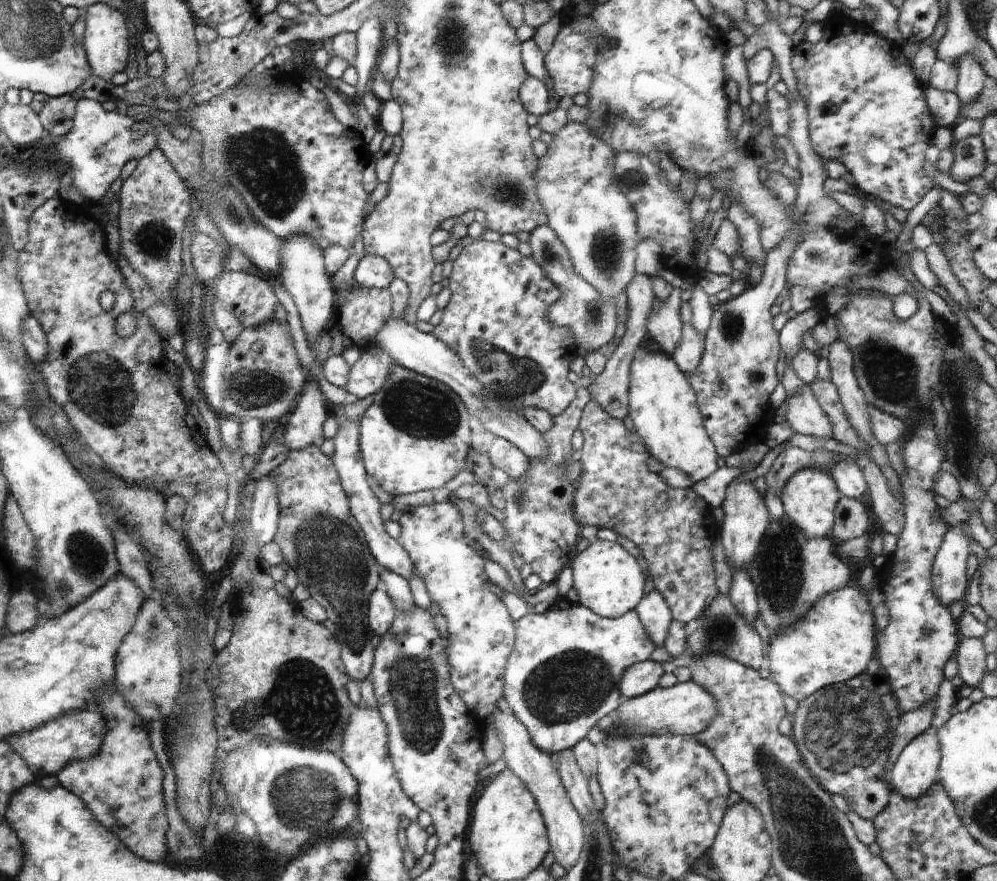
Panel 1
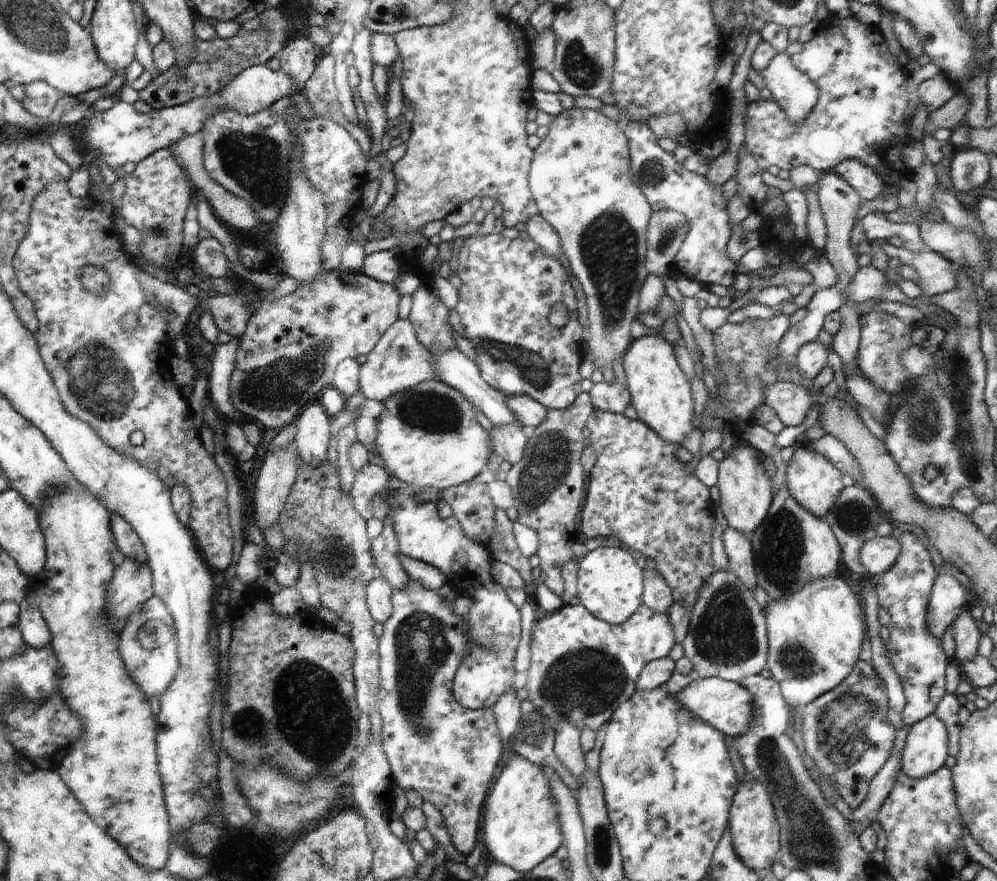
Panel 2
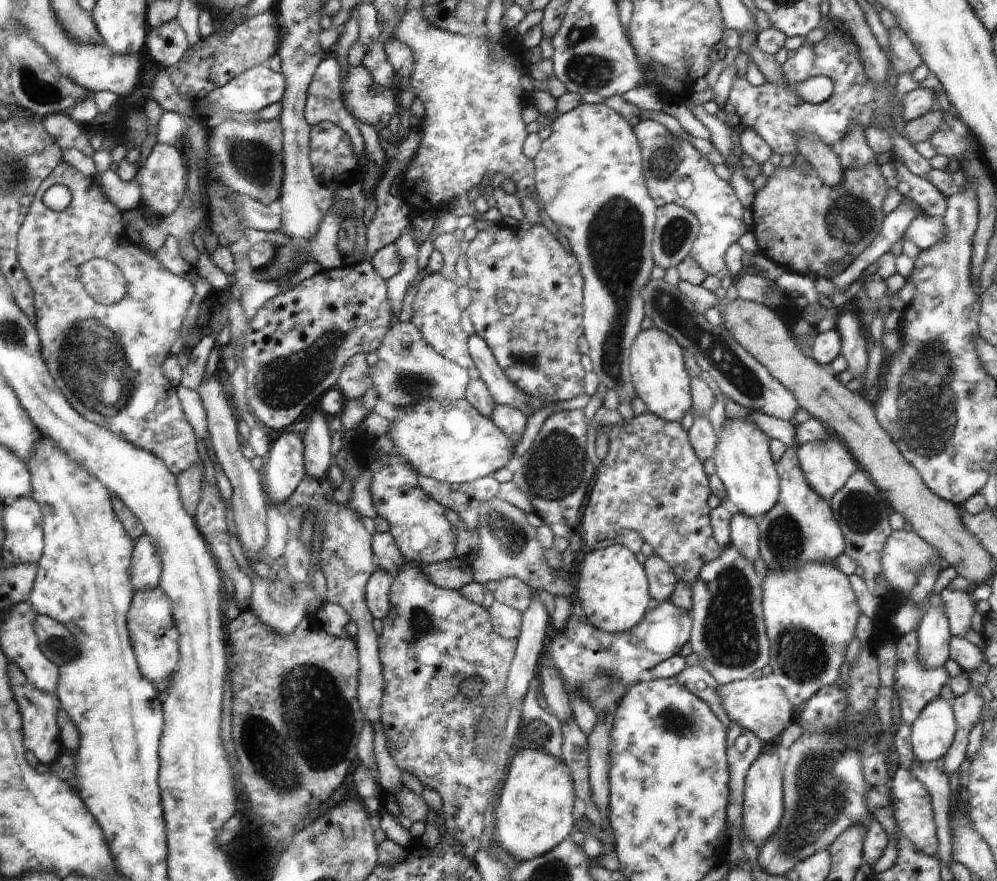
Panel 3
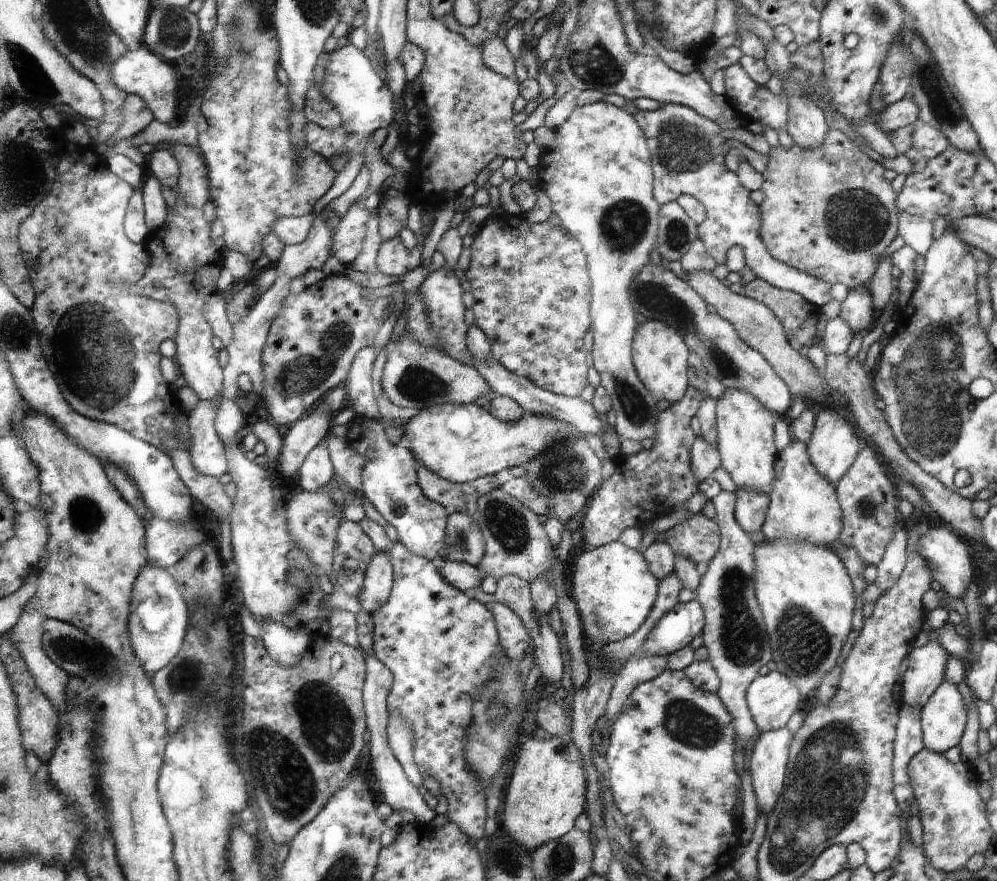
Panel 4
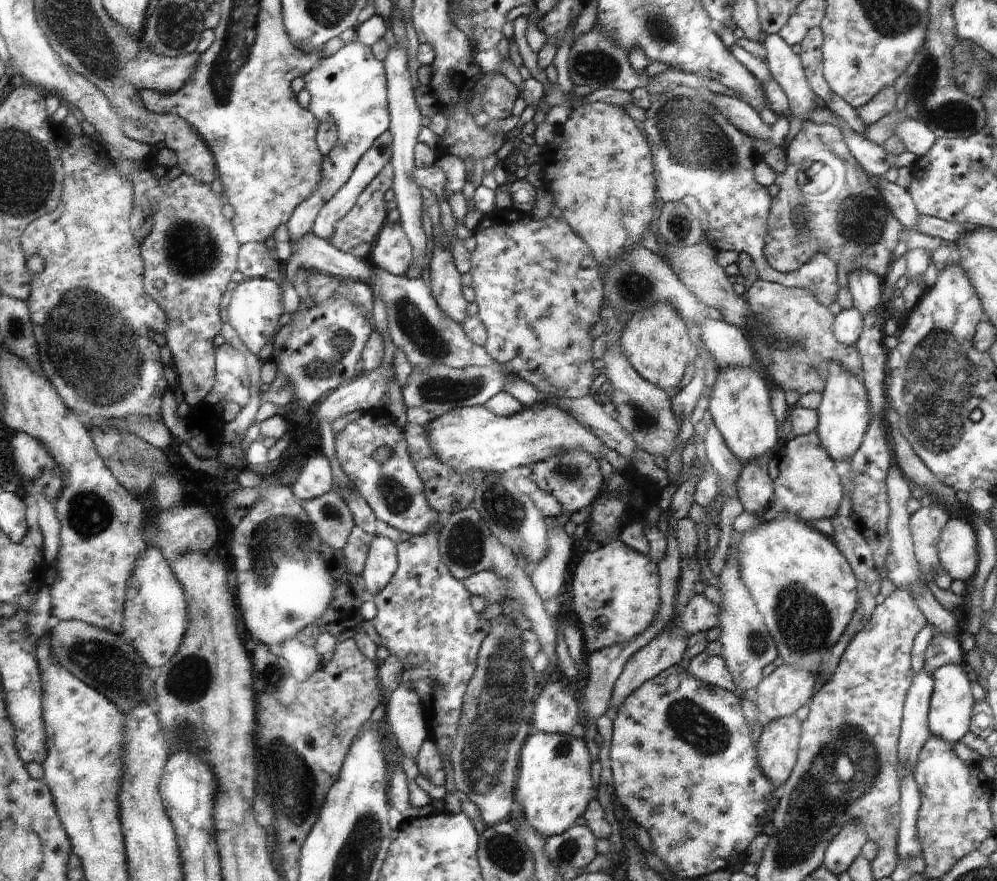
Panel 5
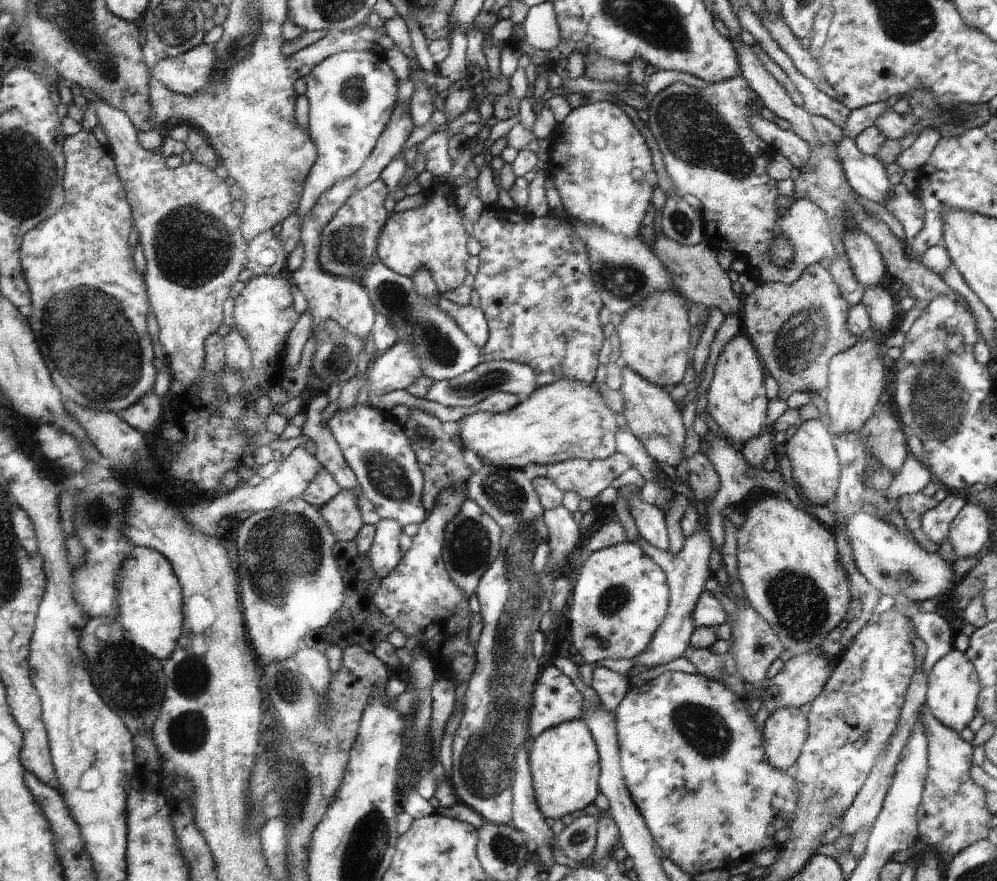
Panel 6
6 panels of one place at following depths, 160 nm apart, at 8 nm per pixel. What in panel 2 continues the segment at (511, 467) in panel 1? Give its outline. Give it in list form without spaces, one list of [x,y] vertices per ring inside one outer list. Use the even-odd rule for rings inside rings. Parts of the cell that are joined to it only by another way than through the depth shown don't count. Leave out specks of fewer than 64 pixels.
[[[494,425],[491,429],[493,450],[500,460],[517,463],[527,448],[527,435],[520,425]]]

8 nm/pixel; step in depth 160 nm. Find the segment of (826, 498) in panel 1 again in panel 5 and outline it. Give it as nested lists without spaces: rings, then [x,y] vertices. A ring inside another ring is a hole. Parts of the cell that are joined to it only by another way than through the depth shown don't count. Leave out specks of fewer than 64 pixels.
[[[827,361],[825,387],[817,408],[818,424],[815,431],[821,445],[829,457],[836,463],[850,459],[863,441],[869,425],[869,394],[860,375],[856,376],[845,369],[838,361]]]

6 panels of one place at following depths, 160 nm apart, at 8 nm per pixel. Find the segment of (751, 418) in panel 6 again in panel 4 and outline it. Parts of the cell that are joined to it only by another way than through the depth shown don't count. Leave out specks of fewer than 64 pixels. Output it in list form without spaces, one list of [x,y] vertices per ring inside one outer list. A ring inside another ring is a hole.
[[[729,388],[725,389],[722,396],[716,398],[717,420],[717,451],[722,468],[730,474],[737,490],[742,487],[748,490],[761,490],[769,494],[774,486],[774,460],[776,460],[776,446],[774,446],[774,413],[765,407],[755,395],[750,392]]]

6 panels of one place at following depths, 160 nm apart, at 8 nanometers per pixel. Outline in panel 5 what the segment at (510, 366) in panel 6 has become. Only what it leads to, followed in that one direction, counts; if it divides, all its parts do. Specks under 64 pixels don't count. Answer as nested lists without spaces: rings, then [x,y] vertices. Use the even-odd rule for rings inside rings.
[[[496,362],[488,367],[467,366],[463,369],[448,365],[432,365],[426,369],[413,367],[408,385],[401,389],[401,392],[403,402],[408,408],[424,408],[437,417],[452,409],[483,405],[495,394],[506,390],[506,386],[511,385],[517,378],[519,376],[515,375],[508,366]]]

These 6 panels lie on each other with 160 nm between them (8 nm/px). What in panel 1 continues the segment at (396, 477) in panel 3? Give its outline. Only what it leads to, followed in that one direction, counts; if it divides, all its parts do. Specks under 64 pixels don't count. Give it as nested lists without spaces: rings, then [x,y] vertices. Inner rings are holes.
[[[449,500],[435,502],[431,506],[406,506],[399,523],[401,533],[398,541],[414,561],[418,576],[425,582],[431,599],[440,604],[441,614],[448,623],[446,649],[450,662],[450,680],[472,713],[484,721],[498,708],[496,702],[503,696],[503,676],[506,673],[507,658],[515,648],[515,624],[510,624],[510,614],[504,602],[494,592],[490,592],[489,578],[484,574],[486,560],[467,542],[466,524],[459,507]]]

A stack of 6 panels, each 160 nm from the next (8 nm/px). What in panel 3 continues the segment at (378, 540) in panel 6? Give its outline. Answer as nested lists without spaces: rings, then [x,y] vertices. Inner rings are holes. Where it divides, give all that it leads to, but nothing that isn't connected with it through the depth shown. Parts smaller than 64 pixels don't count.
[[[377,568],[376,572],[370,576],[366,586],[366,601],[374,619],[382,620],[388,614],[389,594],[393,582],[393,577],[382,568]]]

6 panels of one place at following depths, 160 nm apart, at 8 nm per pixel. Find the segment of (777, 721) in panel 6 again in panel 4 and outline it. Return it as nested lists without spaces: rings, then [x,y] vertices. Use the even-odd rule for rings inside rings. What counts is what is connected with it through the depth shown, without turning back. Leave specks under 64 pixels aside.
[[[784,727],[778,730],[762,732],[755,743],[746,769],[752,775],[754,792],[757,803],[760,805],[759,812],[763,810],[765,813],[770,814],[778,797],[783,794],[783,782],[787,776],[787,762],[790,760],[792,741],[792,731],[788,727]]]

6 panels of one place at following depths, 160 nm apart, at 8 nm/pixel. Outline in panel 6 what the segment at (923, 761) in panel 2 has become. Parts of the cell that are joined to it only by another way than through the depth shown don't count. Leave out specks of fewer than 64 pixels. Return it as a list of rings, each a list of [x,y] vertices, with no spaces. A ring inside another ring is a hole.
[[[953,648],[934,664],[927,679],[927,701],[925,704],[928,705],[934,717],[960,734],[977,713],[977,700],[981,684],[974,665],[964,652]]]

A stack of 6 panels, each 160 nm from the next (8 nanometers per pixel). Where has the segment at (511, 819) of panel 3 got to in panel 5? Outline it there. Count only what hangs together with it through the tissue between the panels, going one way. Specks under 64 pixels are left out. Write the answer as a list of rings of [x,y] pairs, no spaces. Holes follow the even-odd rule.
[[[535,731],[523,746],[520,761],[519,785],[516,786],[518,806],[516,820],[524,819],[543,835],[557,835],[572,828],[574,820],[582,816],[590,802],[592,790],[590,754],[586,741],[570,733]]]

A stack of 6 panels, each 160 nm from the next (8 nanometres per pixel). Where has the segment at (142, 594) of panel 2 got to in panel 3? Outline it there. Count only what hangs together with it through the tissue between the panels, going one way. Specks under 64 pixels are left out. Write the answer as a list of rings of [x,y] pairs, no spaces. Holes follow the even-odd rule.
[[[146,533],[135,542],[134,556],[131,558],[131,584],[134,592],[159,587],[163,562],[158,550],[156,542]]]

